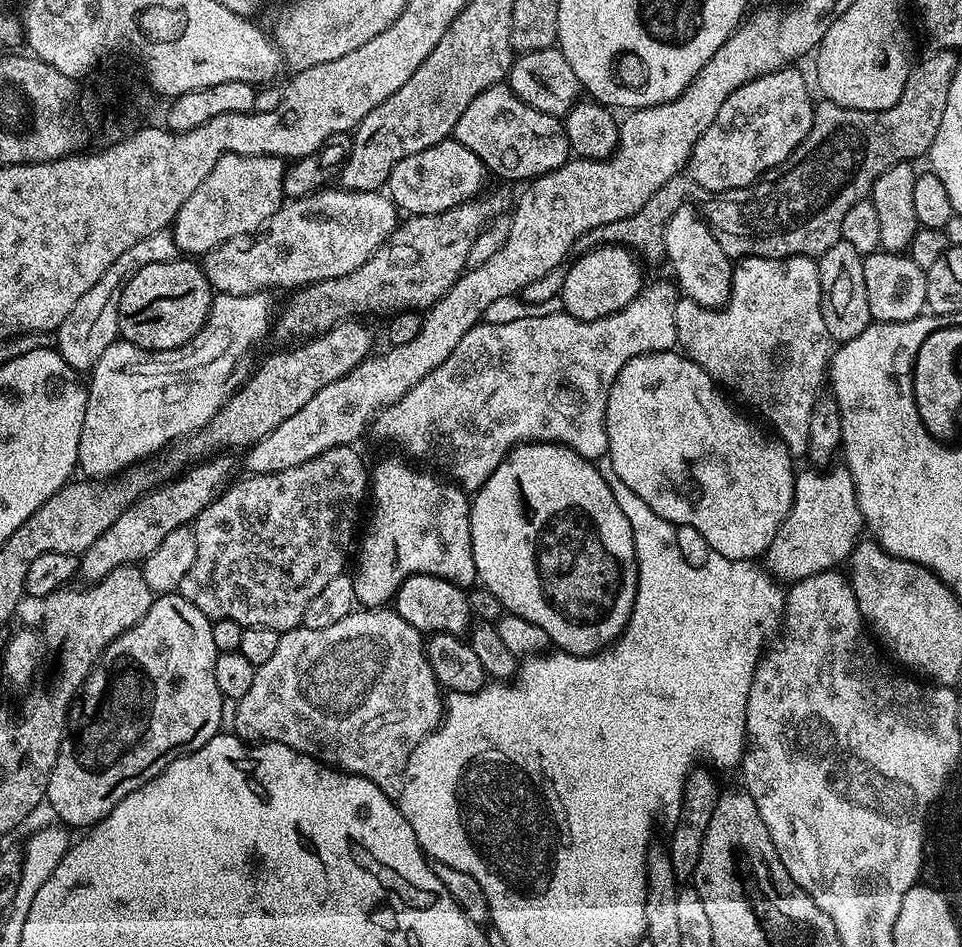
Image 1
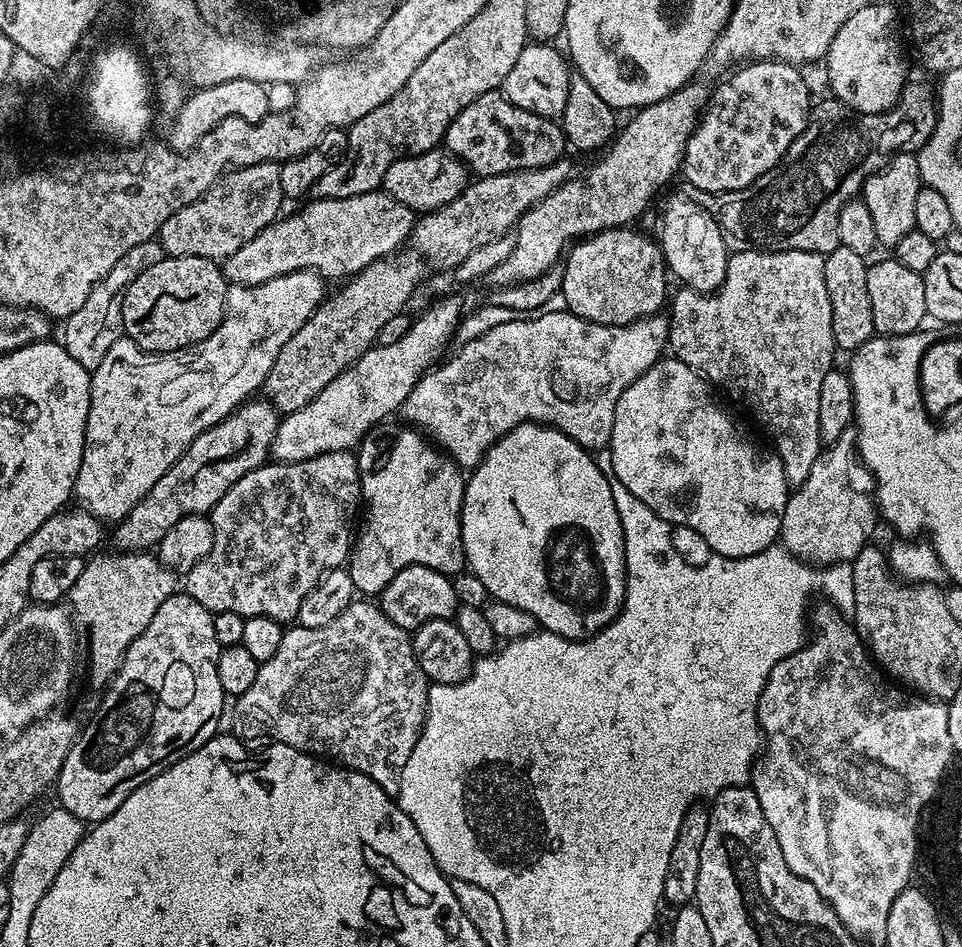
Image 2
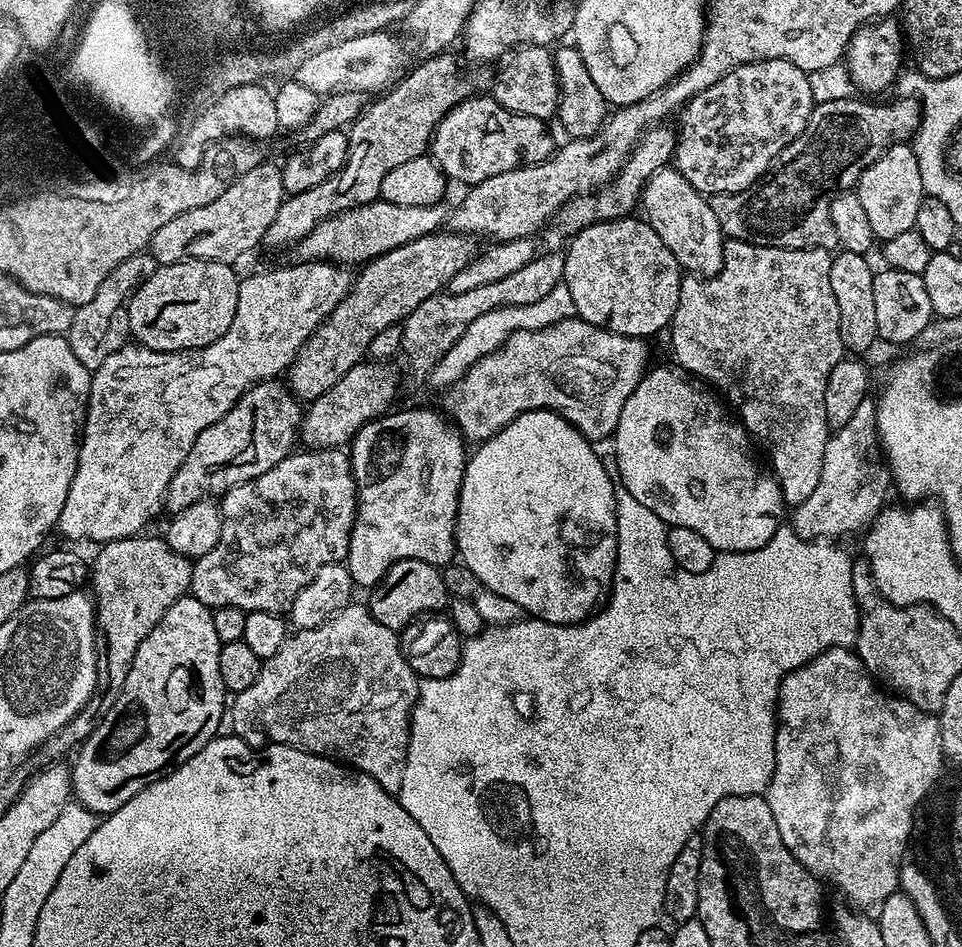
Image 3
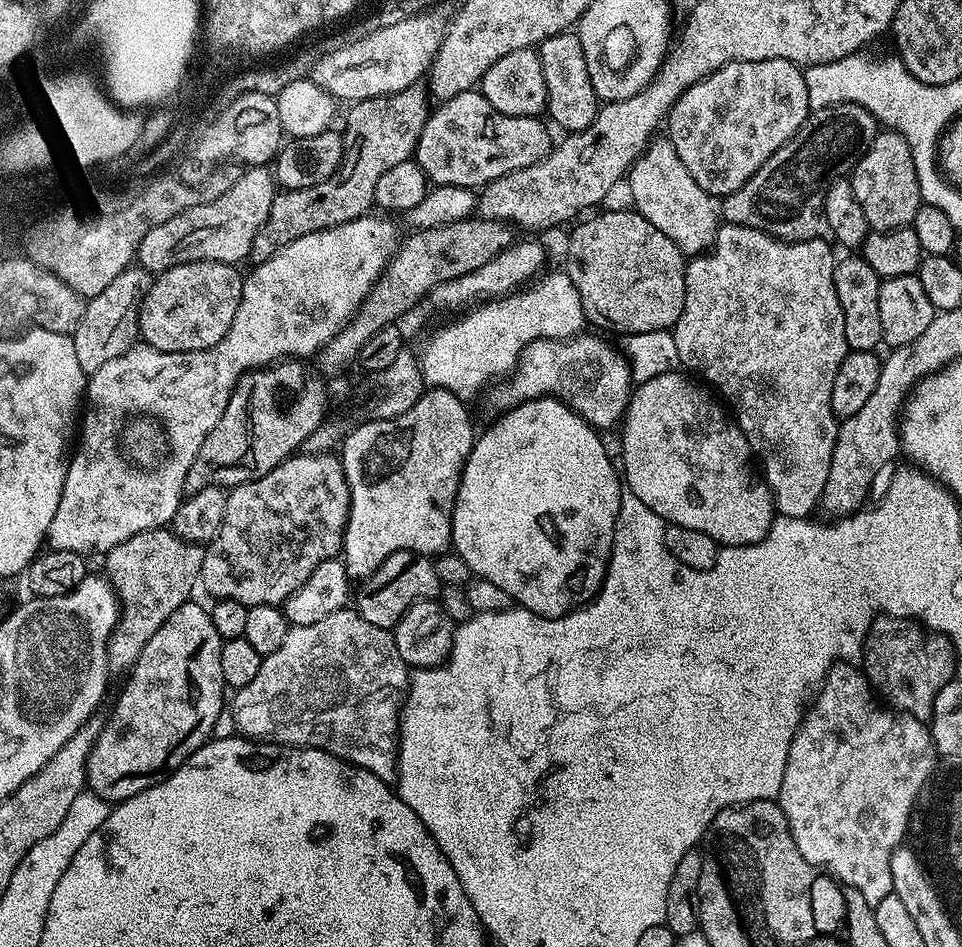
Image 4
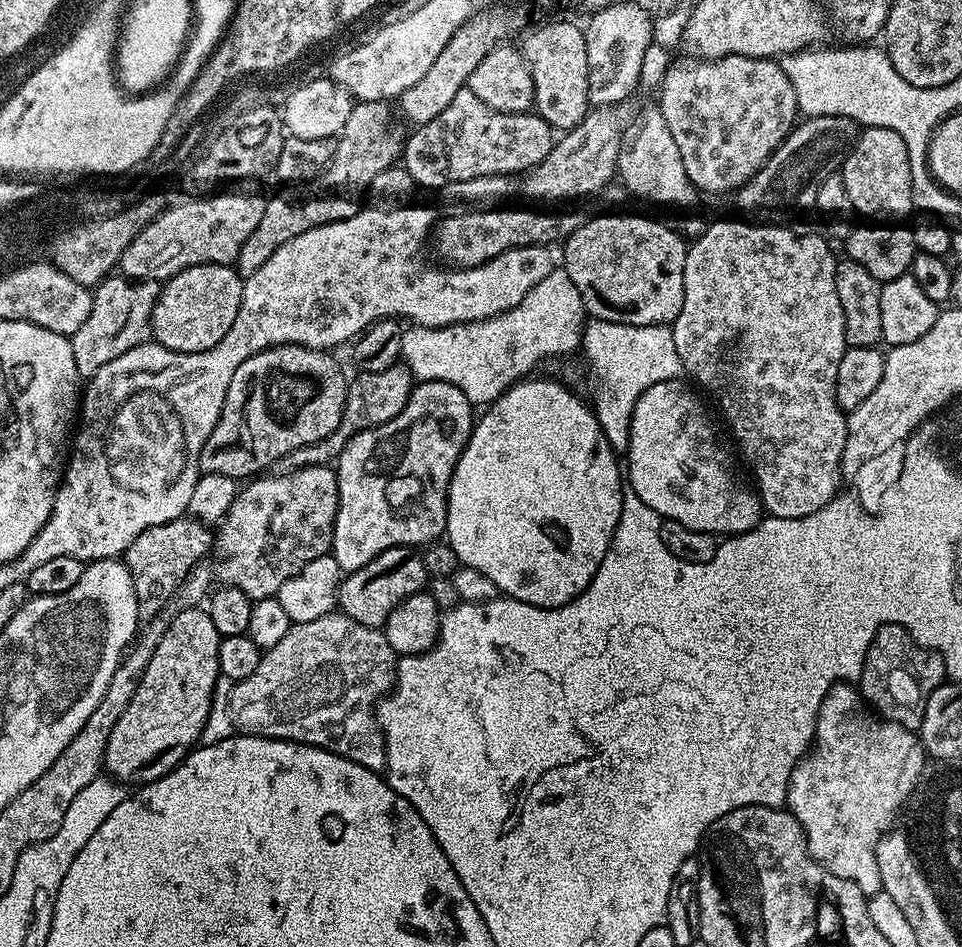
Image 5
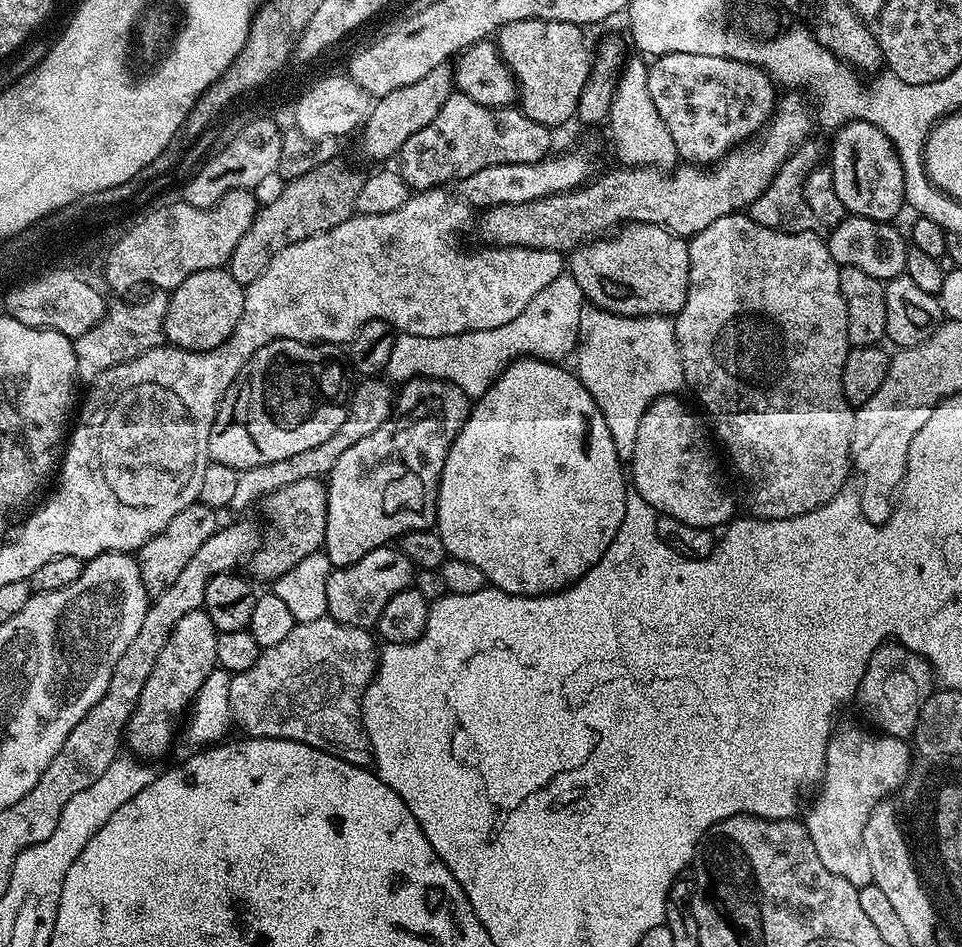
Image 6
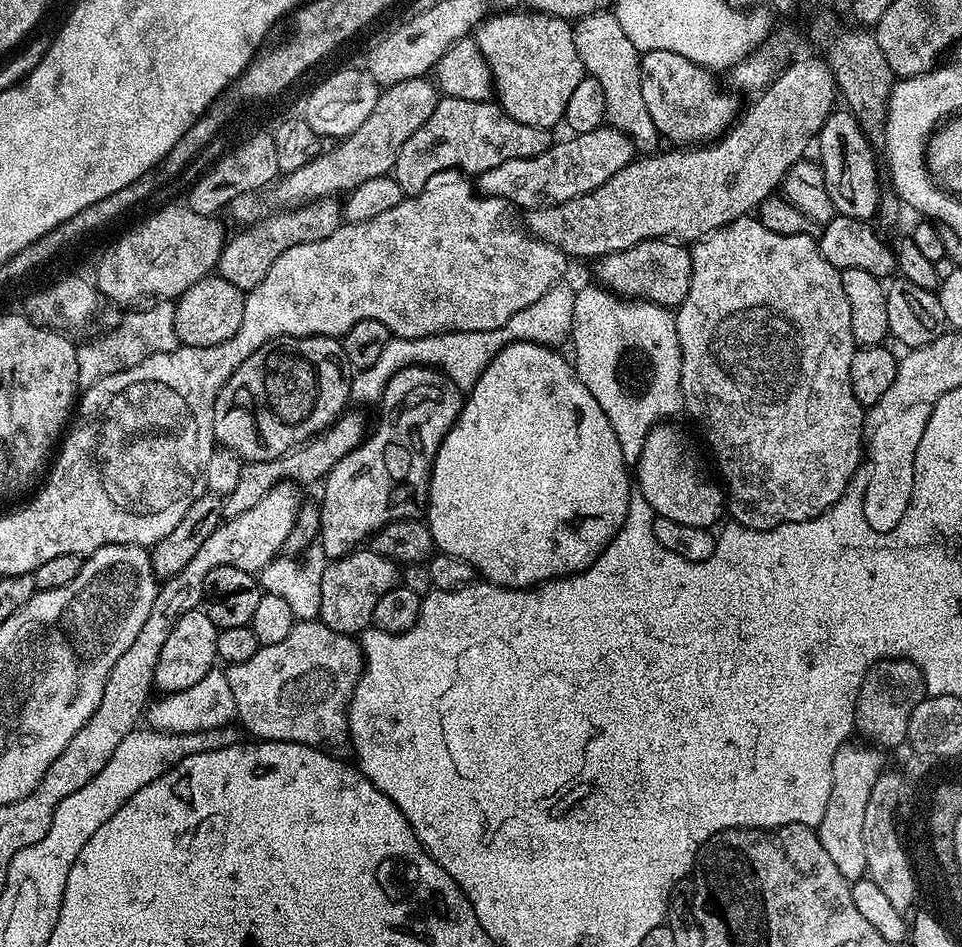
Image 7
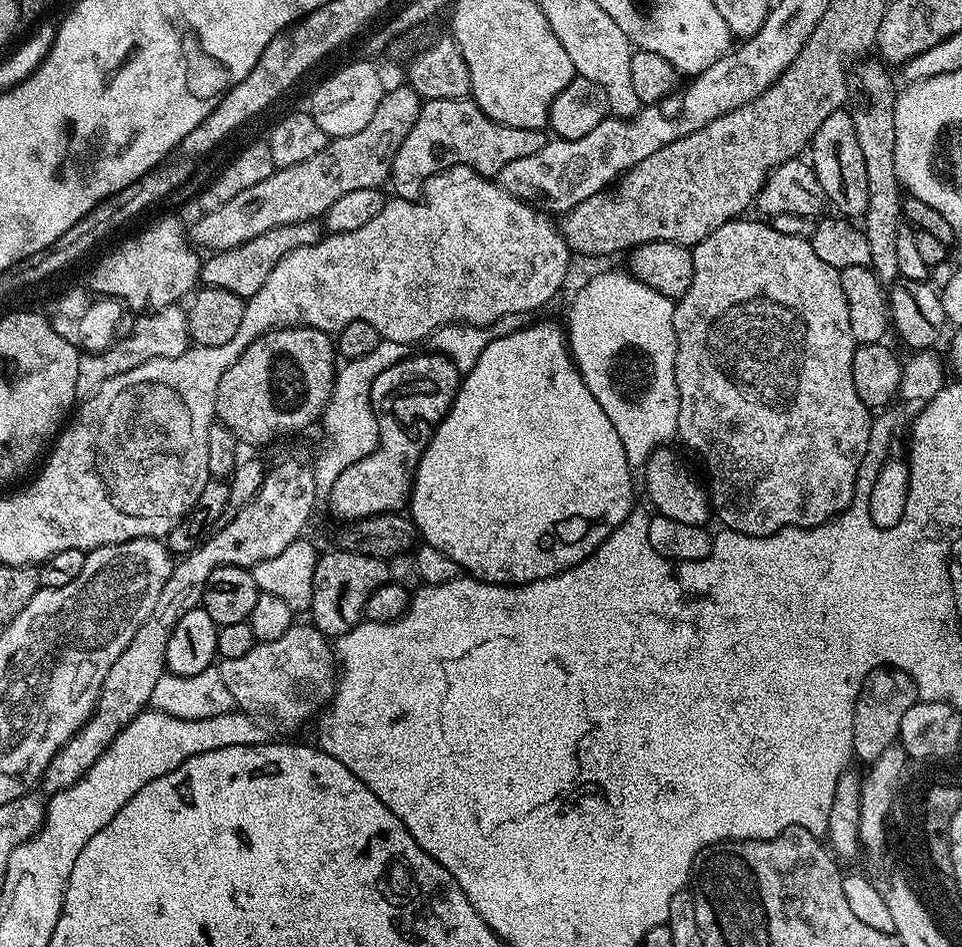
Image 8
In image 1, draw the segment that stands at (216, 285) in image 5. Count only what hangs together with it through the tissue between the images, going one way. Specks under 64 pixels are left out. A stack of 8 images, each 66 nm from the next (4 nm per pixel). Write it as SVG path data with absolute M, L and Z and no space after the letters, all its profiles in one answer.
M177 258L142 266L142 270L138 270L128 279L122 290L122 298L118 302L119 339L126 340L139 348L145 348L147 352L174 350L193 340L202 330L210 314L213 295L212 283L206 278L203 267L195 259Z

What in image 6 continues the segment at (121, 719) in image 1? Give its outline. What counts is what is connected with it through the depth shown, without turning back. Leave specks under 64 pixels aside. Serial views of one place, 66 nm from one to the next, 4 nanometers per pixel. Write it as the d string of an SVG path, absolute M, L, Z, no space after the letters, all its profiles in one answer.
M195 608L190 614L182 614L178 618L178 626L166 638L166 646L162 646L162 654L158 654L158 662L154 662L154 670L150 670L150 678L146 678L146 686L142 686L142 698L134 706L134 714L128 719L128 726L124 729L124 740L133 753L140 752L164 752L172 744L172 735L176 732L176 719L189 711L190 705L199 694L199 688L212 670L217 667L216 663L216 638L217 630L214 622L204 613L203 608Z

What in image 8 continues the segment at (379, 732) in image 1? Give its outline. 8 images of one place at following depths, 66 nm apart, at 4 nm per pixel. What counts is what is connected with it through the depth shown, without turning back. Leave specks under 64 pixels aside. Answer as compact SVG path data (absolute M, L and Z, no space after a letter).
M308 622L293 623L292 628L282 634L282 638L274 638L274 642L257 642L250 651L239 658L220 660L218 667L239 711L247 712L253 718L269 716L280 724L304 724L312 715L315 717L331 701L338 679L338 661L329 637L322 635Z

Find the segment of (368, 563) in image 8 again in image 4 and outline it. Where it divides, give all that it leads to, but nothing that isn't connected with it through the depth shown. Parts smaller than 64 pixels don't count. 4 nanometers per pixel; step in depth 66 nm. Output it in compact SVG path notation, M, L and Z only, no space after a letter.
M398 550L374 570L374 574L365 576L360 588L354 592L354 608L366 622L373 626L395 629L397 622L406 614L410 606L423 600L436 600L441 595L442 585L433 557L423 556L410 550Z

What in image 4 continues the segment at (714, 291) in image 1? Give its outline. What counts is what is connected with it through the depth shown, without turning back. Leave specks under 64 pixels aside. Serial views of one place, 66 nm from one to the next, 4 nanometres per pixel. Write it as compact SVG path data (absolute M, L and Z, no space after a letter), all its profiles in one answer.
M656 138L637 156L632 167L628 169L626 185L632 191L635 211L640 212L654 226L654 230L662 230L674 246L684 253L685 257L701 255L711 248L716 241L718 227L718 204L708 195L694 178L690 178L690 170L682 166L682 158L674 150L667 138Z

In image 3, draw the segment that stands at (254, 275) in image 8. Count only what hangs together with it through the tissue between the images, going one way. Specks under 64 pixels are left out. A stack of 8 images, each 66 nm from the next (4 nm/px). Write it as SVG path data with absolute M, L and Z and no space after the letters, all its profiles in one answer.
M452 54L421 59L412 73L409 71L395 81L387 91L375 97L377 100L373 104L371 101L365 107L347 129L348 157L340 173L303 194L285 195L282 206L278 206L278 214L274 214L274 222L270 222L264 235L265 249L276 248L287 240L299 241L326 218L379 200L382 178L386 178L394 166L402 166L402 162L410 162L410 158L418 158L429 151L438 122L446 118L454 105L461 104L474 92L471 82L460 73L455 58L448 55Z

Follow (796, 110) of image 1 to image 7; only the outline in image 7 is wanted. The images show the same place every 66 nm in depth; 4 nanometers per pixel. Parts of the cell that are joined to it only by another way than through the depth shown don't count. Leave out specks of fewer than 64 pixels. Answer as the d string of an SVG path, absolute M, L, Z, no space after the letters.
M670 50L646 52L640 58L642 98L654 118L654 126L676 146L699 146L724 135L736 123L741 111L741 97L735 91L723 92L713 73L707 68L682 58Z

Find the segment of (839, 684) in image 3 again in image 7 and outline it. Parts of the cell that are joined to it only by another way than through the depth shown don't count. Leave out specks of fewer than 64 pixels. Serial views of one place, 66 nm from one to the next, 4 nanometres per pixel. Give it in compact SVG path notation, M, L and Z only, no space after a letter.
M855 742L843 744L838 754L834 754L830 802L826 806L826 814L818 829L822 850L830 854L834 866L838 866L838 870L849 882L865 879L868 870L866 846L862 846L862 814L874 782L886 768L883 758L879 756L881 753L875 747L860 744Z

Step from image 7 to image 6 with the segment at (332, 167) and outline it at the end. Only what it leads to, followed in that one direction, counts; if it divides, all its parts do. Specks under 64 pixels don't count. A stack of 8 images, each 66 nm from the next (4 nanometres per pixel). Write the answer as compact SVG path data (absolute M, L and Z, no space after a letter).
M447 63L434 66L434 70L430 70L430 74L426 74L426 78L418 78L418 82L410 82L410 86L402 86L398 90L390 90L390 94L379 97L371 105L364 120L360 136L360 148L364 151L364 156L368 160L384 160L380 162L388 162L388 159L395 157L399 153L400 148L406 142L406 138L410 138L410 134L418 134L418 130L422 130L422 126L428 125L438 115L438 110L442 110L442 106L446 102L446 98L450 98L454 91L454 72Z

